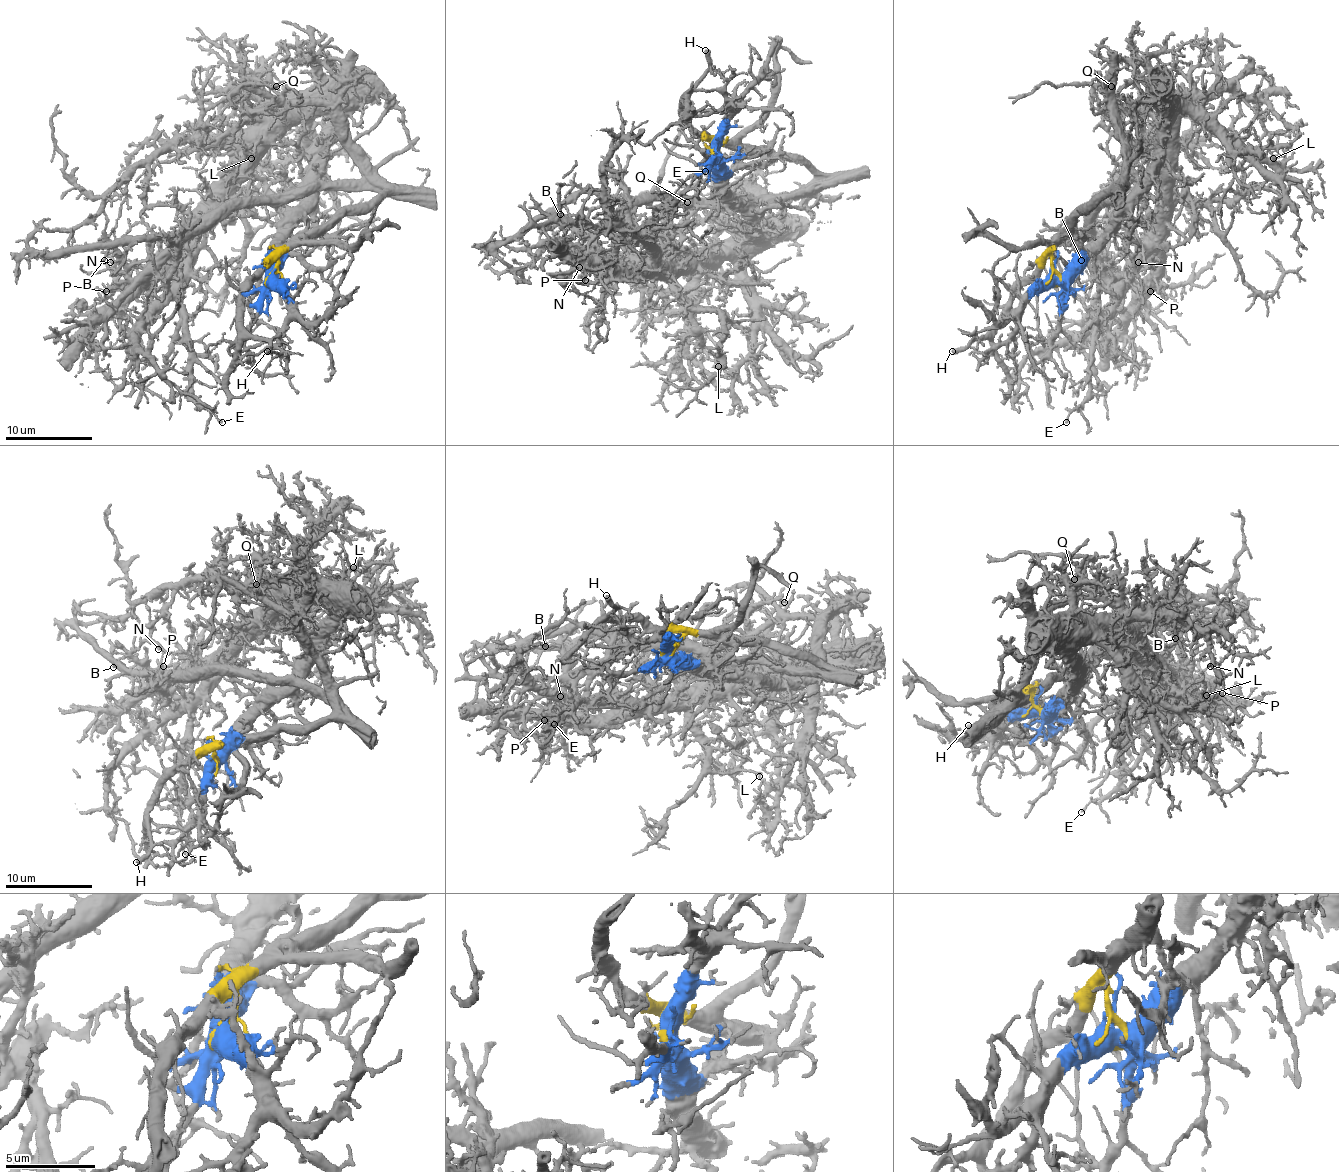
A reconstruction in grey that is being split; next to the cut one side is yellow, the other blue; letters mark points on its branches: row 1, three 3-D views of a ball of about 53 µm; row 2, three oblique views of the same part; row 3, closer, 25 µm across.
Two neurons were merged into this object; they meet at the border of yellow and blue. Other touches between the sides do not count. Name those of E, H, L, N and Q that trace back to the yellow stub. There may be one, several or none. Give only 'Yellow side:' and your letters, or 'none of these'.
Yellow side: H, N, Q

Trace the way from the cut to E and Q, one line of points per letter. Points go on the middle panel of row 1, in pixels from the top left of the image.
E: (715, 151), (713, 157), (757, 240), (731, 242), (710, 261), (661, 261), (649, 233), (657, 212), (705, 170)
Q: (715, 151), (717, 144), (796, 155), (813, 175), (790, 194), (680, 199), (688, 203)

